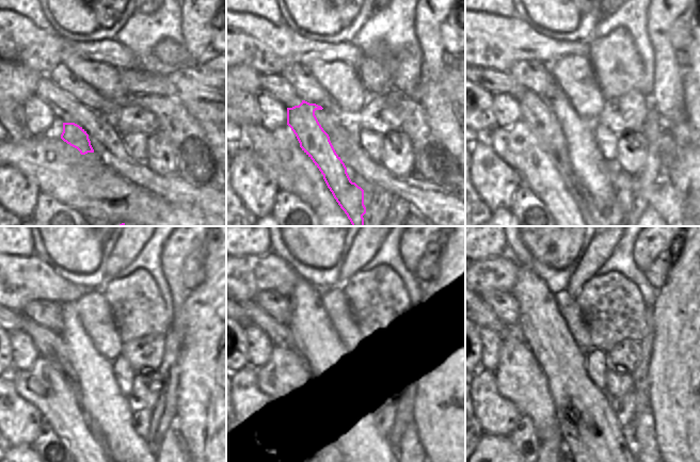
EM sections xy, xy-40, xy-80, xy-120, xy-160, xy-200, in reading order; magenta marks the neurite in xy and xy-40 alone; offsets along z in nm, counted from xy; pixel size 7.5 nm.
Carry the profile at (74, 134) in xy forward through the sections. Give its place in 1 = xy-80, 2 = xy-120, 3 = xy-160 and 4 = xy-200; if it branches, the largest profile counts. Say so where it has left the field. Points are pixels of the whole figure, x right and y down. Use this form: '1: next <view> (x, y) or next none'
1: next xy-80 (536, 112)
2: next xy-120 (49, 343)
3: next xy-160 (280, 334)
4: next xy-200 (487, 317)

